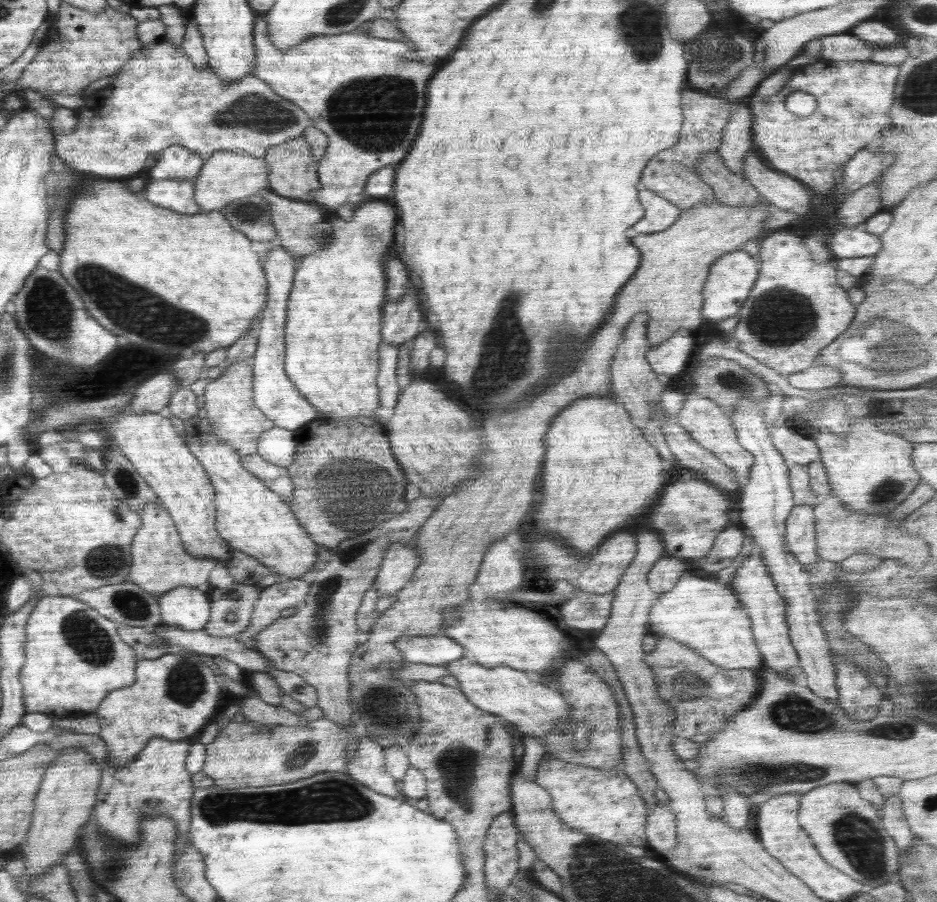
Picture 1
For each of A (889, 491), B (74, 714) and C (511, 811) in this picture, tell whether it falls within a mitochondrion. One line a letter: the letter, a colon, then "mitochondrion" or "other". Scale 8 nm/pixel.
A: mitochondrion
B: other
C: other

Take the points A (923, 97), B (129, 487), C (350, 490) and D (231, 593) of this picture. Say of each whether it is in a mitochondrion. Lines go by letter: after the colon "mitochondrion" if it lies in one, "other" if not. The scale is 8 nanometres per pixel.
A: mitochondrion
B: mitochondrion
C: mitochondrion
D: other

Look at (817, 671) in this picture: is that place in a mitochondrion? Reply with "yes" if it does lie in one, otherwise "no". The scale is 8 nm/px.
no

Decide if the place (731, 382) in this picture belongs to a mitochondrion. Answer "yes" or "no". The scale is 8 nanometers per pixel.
yes

